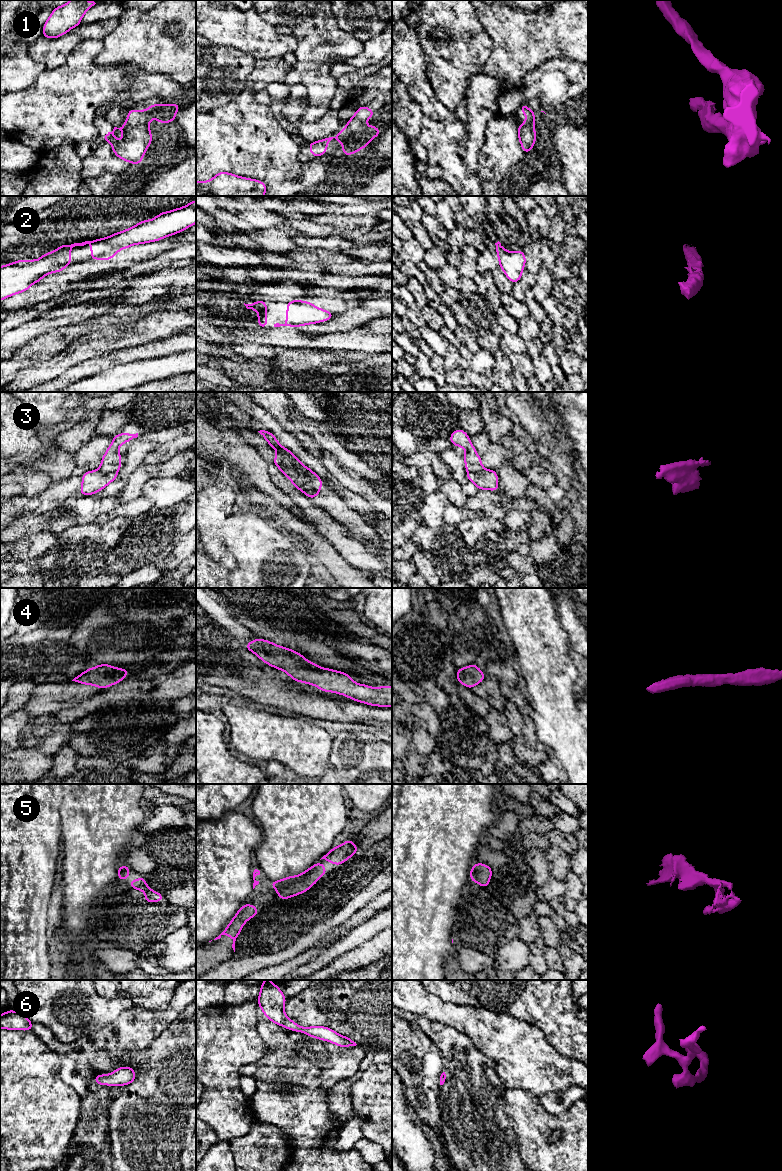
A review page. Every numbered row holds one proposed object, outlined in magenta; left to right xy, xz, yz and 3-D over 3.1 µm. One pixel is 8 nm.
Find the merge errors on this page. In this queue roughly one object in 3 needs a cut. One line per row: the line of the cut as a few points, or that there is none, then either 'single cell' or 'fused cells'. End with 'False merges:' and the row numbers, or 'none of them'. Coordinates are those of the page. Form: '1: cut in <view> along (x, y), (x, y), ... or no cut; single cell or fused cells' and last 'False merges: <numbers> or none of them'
1: no cut; single cell
2: no cut; single cell
3: cut in xz along (279, 453), (285, 456), (299, 471), (306, 471); fused cells
4: no cut; single cell
5: no cut; single cell
6: no cut; single cell
False merges: 3

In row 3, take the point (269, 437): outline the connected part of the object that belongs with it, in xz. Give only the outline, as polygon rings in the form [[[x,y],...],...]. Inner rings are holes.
[[[265,430],[258,431],[268,442],[269,445],[271,445],[280,455],[286,457],[288,460],[290,460],[295,468],[301,472],[306,472],[306,466],[304,466],[292,453],[290,450],[286,449],[285,447],[281,446],[278,442],[278,440],[274,437],[274,435]]]

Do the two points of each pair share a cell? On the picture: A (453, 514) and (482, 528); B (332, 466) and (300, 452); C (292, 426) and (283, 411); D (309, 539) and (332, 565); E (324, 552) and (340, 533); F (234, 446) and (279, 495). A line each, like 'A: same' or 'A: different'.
A: different
B: different
C: same
D: same
E: different
F: same

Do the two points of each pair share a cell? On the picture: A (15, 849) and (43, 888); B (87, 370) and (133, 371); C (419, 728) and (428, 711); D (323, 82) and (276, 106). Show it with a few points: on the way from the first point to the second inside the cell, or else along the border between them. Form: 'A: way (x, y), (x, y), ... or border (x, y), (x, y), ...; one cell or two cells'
A: way (15, 859), (15, 862), (33, 878); one cell
B: border (136, 361), (117, 365), (114, 368); two cells
C: border (408, 719), (419, 721), (433, 736); two cells
D: border (306, 96), (305, 111), (300, 119); two cells

